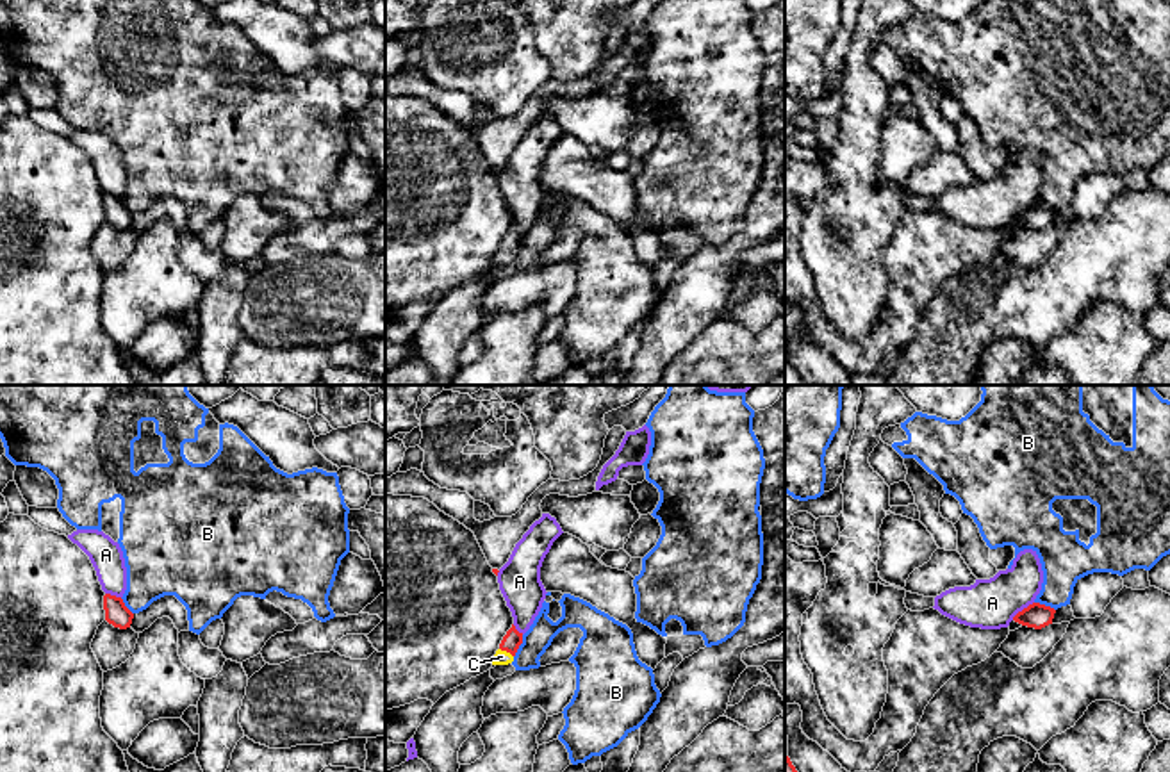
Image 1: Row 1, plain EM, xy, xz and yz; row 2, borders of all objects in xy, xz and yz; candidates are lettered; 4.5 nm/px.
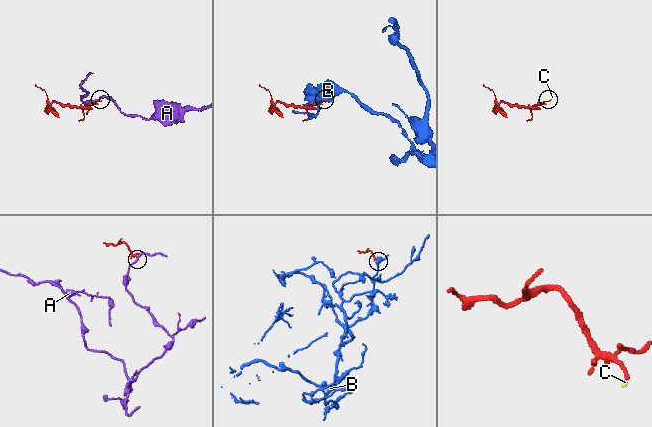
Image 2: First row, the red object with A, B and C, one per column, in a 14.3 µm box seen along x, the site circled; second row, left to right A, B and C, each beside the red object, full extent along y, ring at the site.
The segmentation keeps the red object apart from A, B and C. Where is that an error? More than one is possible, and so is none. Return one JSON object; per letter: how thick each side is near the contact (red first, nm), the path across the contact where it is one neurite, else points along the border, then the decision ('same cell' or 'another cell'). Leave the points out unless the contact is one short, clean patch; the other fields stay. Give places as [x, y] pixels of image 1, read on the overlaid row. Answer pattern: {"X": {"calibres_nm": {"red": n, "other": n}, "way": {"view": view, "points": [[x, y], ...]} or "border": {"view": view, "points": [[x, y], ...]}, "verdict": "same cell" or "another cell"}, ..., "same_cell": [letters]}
{"A": {"calibres_nm": {"red": 120, "other": 220}, "border": {"view": "yz", "points": [[1033, 601], [1012, 619]]}, "verdict": "another cell"}, "B": {"calibres_nm": {"red": 90, "other": 120}, "border": {"view": "xz", "points": [[523, 635], [514, 657]]}, "verdict": "another cell"}, "C": {"calibres_nm": {"red": 90, "other": 60}, "way": {"view": "xz", "points": [[510, 642], [507, 651], [502, 657]]}, "verdict": "same cell"}, "same_cell": ["C"]}

